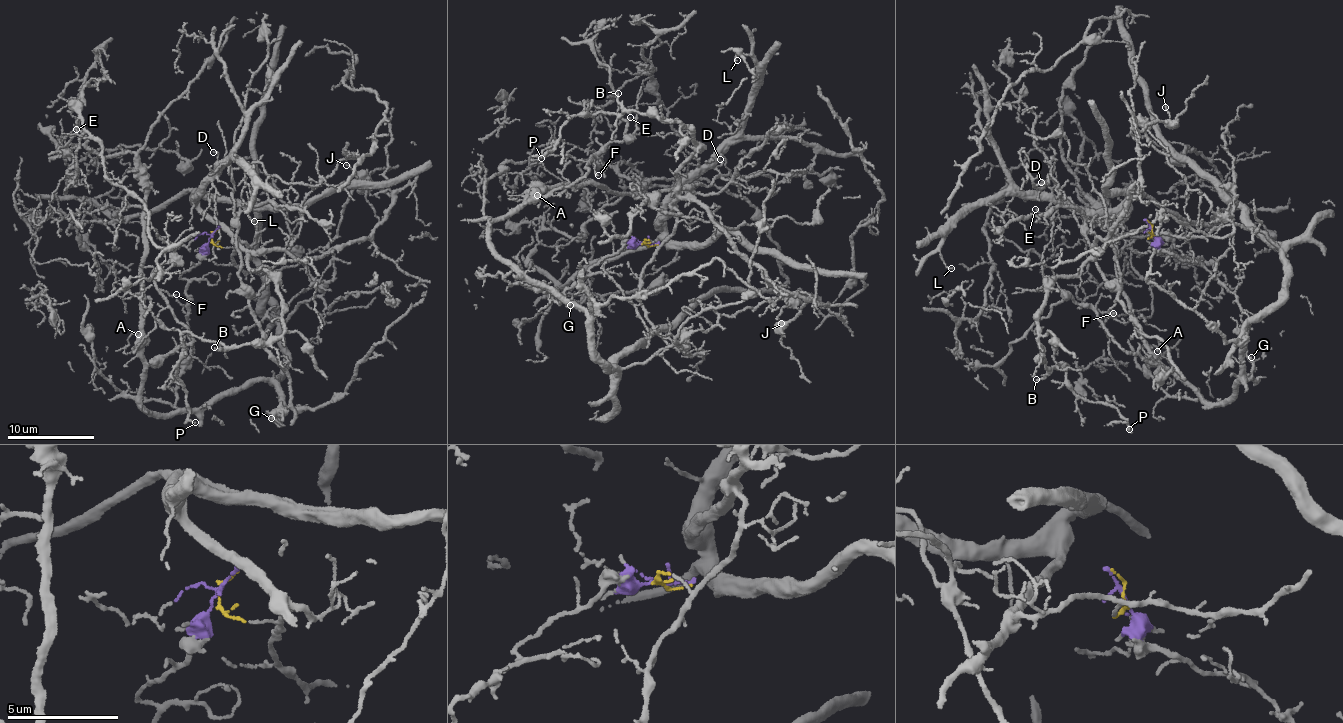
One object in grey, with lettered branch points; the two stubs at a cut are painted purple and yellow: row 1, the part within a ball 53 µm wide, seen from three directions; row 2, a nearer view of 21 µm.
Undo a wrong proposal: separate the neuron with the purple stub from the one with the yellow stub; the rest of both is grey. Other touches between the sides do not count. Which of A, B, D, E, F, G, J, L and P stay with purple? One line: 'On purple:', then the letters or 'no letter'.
On purple: A, E, F, G

